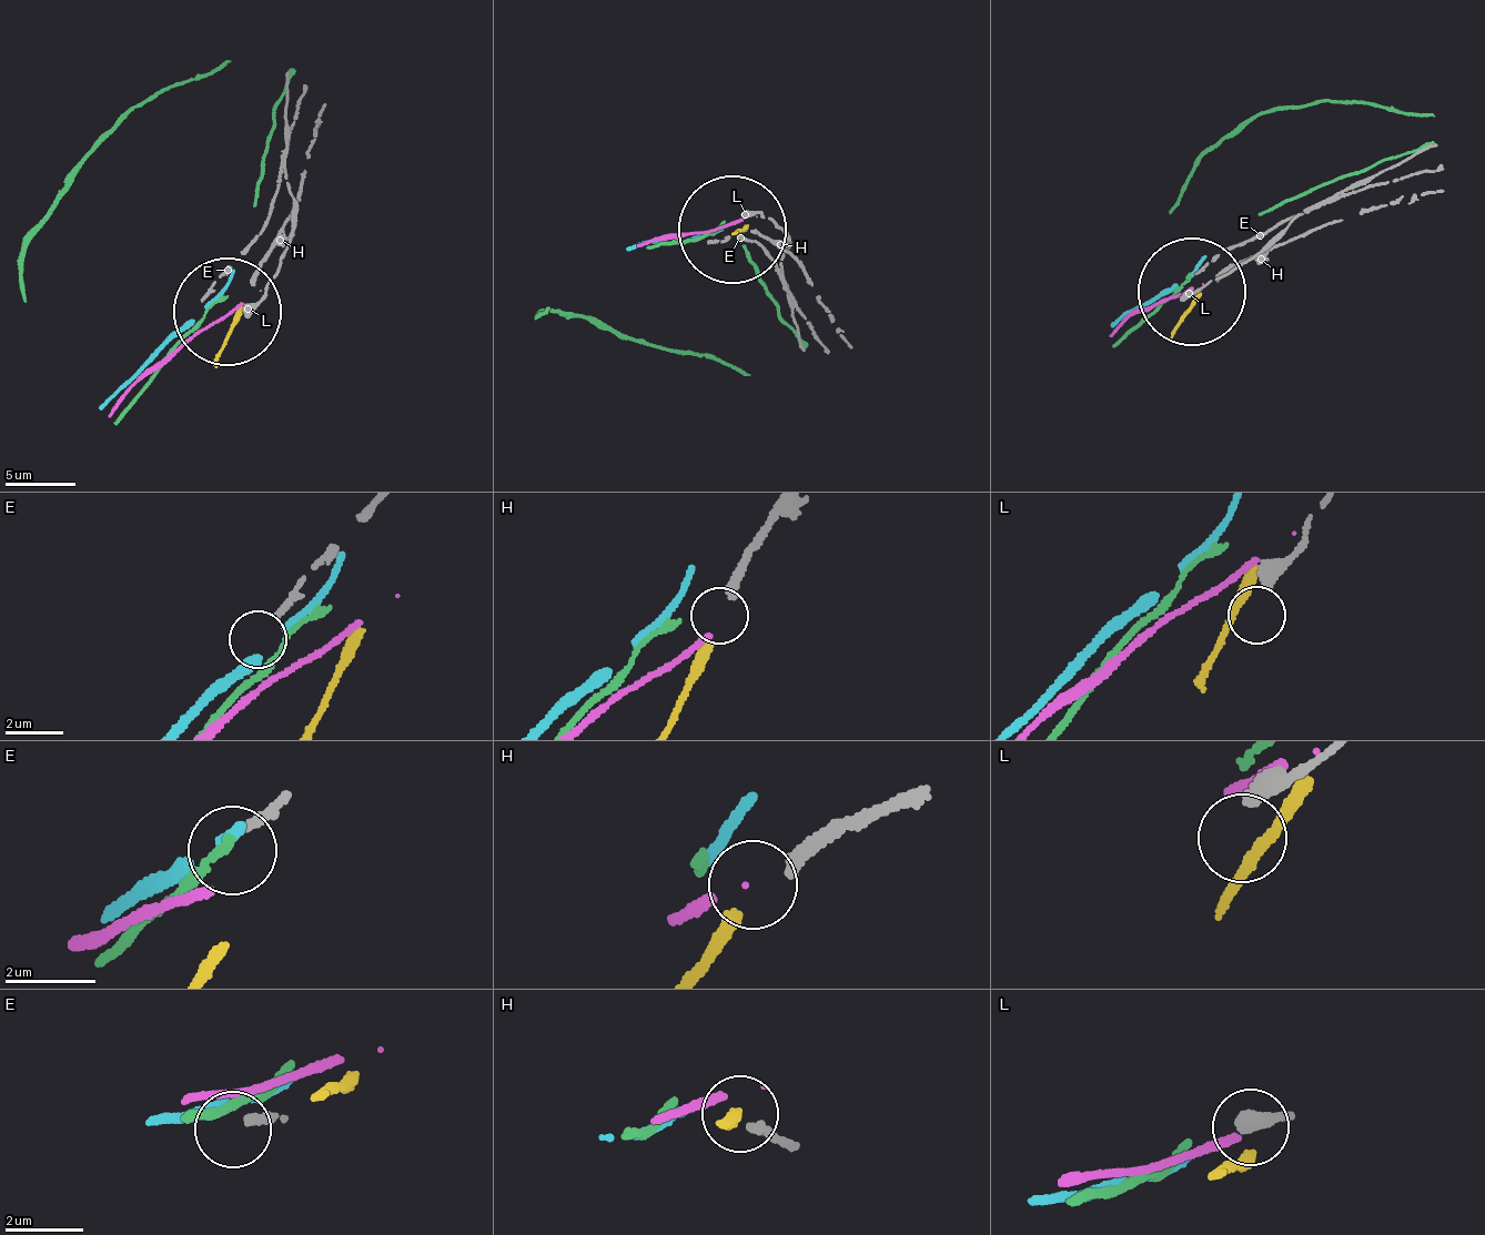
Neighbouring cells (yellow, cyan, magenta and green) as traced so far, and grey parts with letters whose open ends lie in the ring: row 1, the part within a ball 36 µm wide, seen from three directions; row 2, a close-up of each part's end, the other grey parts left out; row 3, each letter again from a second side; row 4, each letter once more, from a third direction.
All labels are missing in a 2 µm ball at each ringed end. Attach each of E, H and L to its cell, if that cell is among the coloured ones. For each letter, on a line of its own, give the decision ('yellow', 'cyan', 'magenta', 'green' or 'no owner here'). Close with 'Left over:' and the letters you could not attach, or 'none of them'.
E: no owner here
H: yellow
L: no owner here
Left over: E, L

